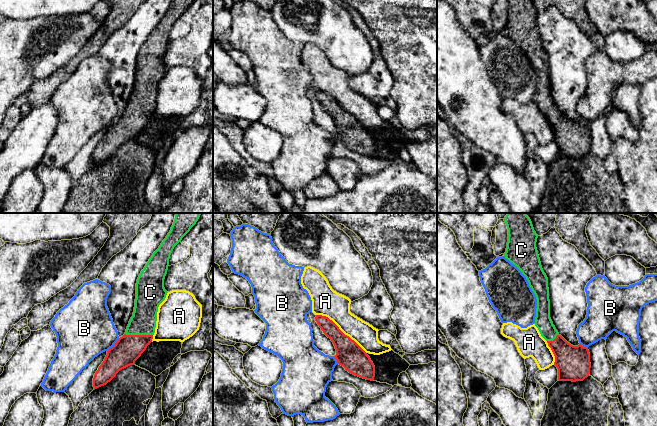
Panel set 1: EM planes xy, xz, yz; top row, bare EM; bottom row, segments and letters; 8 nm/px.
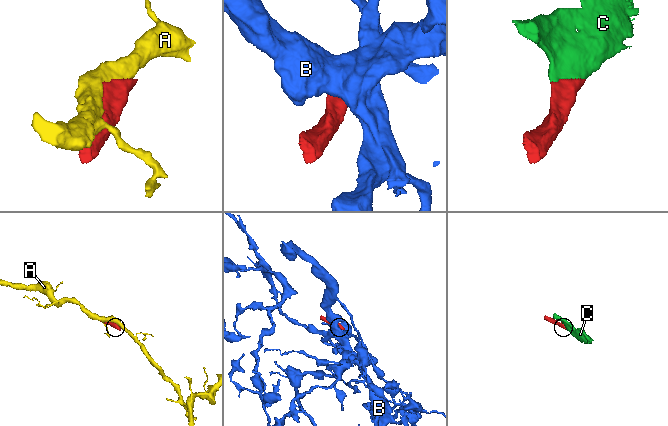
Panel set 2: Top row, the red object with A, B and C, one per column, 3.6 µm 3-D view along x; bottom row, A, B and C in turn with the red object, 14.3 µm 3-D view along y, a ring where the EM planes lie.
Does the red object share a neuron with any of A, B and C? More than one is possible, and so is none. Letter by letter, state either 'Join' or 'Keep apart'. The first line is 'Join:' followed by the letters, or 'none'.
Join: C
A: Keep apart
B: Keep apart
C: Join

